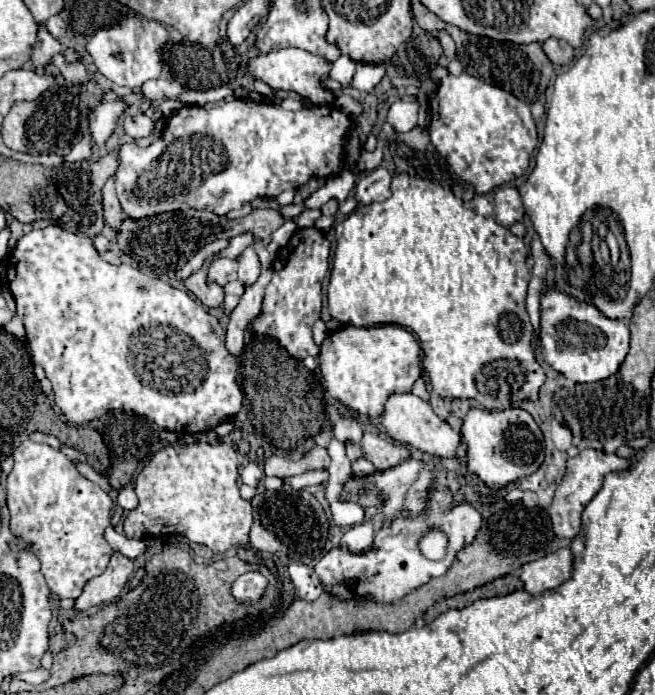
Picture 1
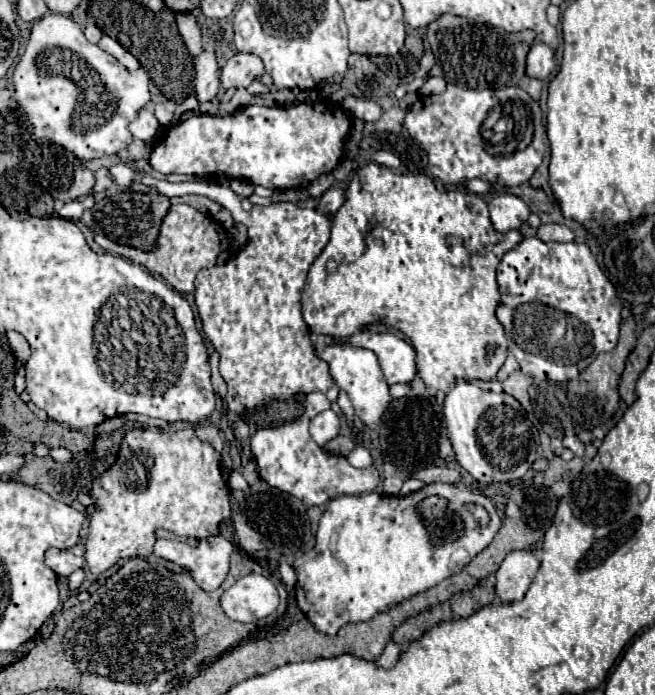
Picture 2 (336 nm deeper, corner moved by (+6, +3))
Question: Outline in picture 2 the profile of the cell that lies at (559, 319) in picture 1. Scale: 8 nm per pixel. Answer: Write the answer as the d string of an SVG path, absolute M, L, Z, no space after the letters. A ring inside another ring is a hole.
M524 237L516 249L508 251L502 257L498 265L498 287L504 305L500 305L496 317L504 325L508 337L508 349L518 359L522 373L530 375L532 379L542 379L542 381L578 379L578 373L582 373L600 353L612 351L618 343L622 303L616 295L614 285L606 279L594 255L582 243L574 243L574 241L542 243L536 237ZM534 325L546 331L548 341L544 343L548 345L540 345L540 341L534 341Z

